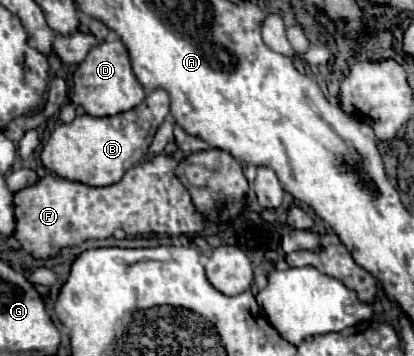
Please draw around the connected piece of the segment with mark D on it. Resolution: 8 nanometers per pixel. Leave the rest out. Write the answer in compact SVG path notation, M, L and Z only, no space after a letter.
M118 38L104 40L98 46L94 46L90 50L90 54L86 56L86 60L76 68L72 80L74 80L74 86L72 86L74 102L78 106L82 106L86 110L86 114L90 114L90 116L114 116L114 114L132 110L146 98L144 88L132 74L132 66L130 66L126 48L124 48L122 40L118 40Z

